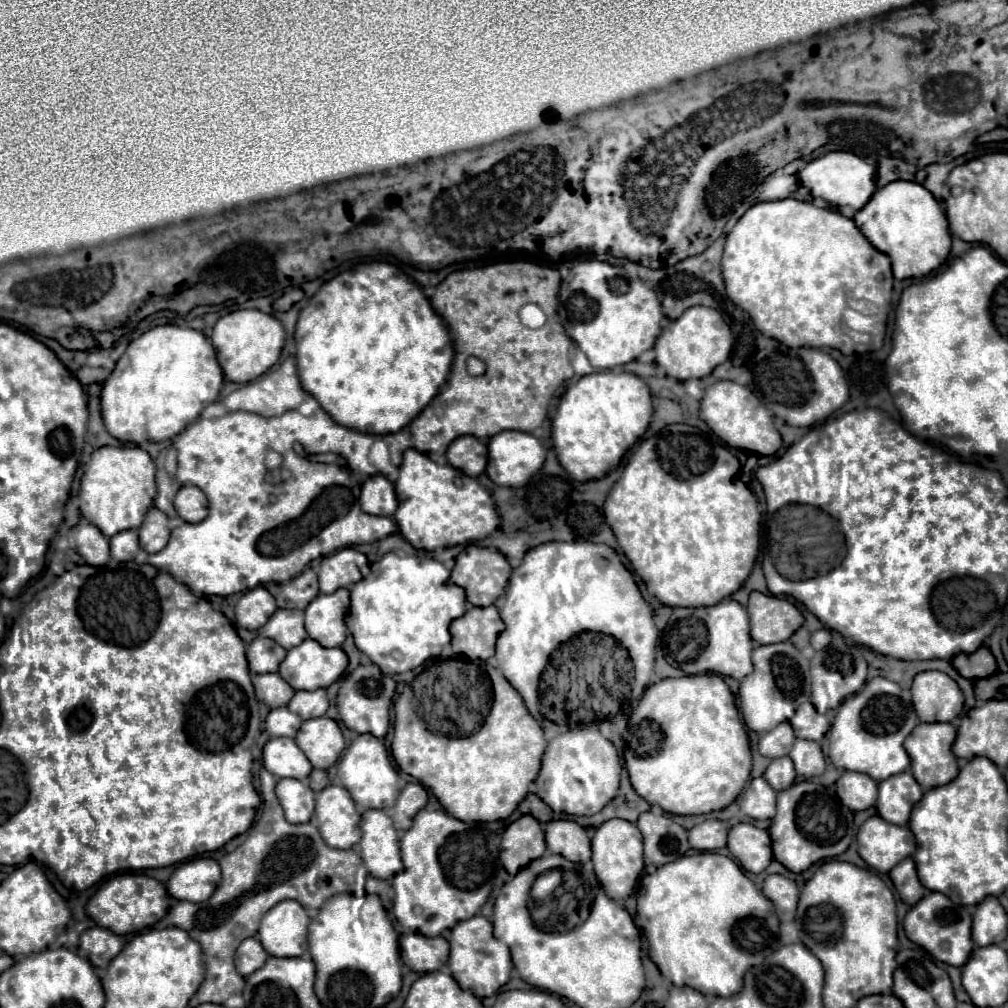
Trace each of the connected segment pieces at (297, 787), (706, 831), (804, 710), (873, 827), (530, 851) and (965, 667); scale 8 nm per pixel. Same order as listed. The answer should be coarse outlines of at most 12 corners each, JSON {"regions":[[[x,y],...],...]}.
{"regions":[[[278,780],[276,796],[292,824],[315,814],[315,793],[300,780]],[[704,820],[688,836],[690,846],[710,852],[726,846],[730,826]],[[812,702],[800,704],[790,724],[796,736],[822,740],[830,728]],[[880,816],[860,826],[862,860],[878,872],[912,856],[908,826]],[[526,814],[506,828],[500,862],[510,876],[546,854],[544,830]],[[986,646],[952,664],[964,678],[988,678],[996,660]]]}

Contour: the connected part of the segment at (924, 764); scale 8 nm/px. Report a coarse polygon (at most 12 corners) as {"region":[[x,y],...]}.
{"region":[[918,724],[906,738],[910,770],[924,790],[958,776],[956,728]]}

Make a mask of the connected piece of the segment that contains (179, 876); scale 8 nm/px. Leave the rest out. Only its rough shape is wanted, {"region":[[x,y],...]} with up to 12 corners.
{"region":[[192,858],[166,888],[176,900],[206,902],[216,890],[214,858]]}

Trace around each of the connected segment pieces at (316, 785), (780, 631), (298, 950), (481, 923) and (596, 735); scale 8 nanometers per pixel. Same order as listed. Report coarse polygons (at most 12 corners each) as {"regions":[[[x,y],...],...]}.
{"regions":[[[312,770],[308,786],[320,792],[328,786],[326,770]],[[752,592],[756,644],[788,640],[804,616],[788,600]],[[282,900],[260,922],[272,956],[308,952],[308,914]],[[478,914],[452,928],[448,968],[478,998],[510,980],[510,949]],[[598,730],[550,740],[536,794],[592,816],[618,794],[622,766]]]}

